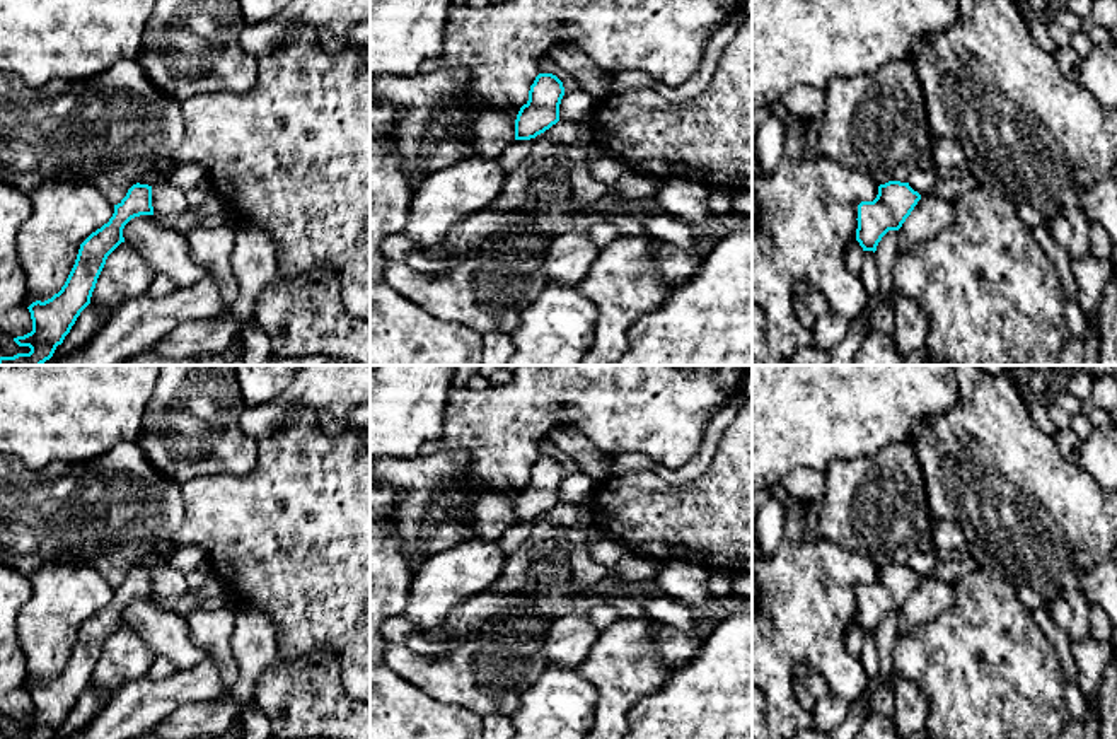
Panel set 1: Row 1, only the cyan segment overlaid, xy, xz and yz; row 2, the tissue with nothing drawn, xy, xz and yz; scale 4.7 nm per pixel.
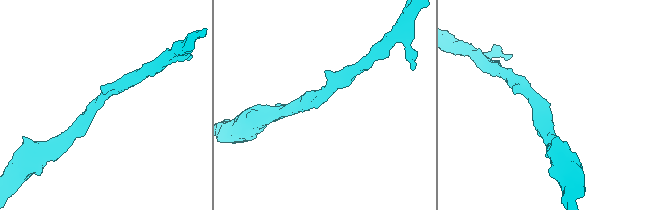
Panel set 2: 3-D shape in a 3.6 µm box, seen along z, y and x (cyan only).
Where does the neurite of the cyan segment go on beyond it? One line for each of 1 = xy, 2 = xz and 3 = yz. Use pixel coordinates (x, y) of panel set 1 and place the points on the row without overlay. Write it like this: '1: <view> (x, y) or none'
1: none
2: none
3: none

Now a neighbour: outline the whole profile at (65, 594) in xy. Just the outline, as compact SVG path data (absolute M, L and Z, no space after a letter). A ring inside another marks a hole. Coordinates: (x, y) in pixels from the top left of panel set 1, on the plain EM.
M49 562L31 575L32 596L17 614L26 684L48 683L65 667L80 626L109 604L114 587L84 563Z

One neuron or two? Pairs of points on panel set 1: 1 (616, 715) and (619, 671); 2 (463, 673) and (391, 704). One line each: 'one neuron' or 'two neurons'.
1: one neuron
2: two neurons

